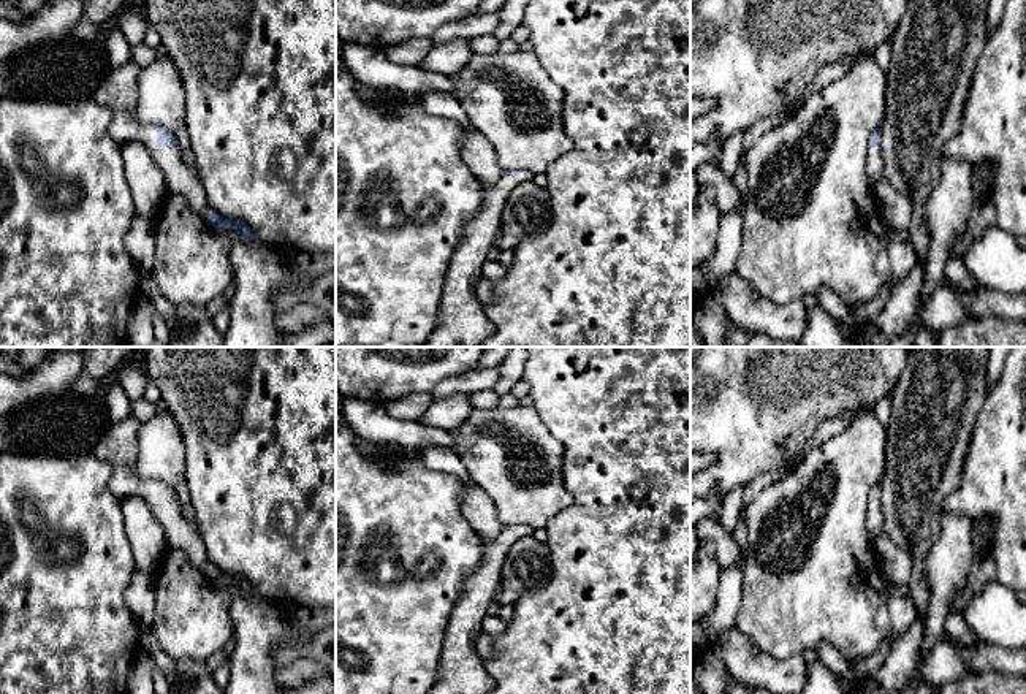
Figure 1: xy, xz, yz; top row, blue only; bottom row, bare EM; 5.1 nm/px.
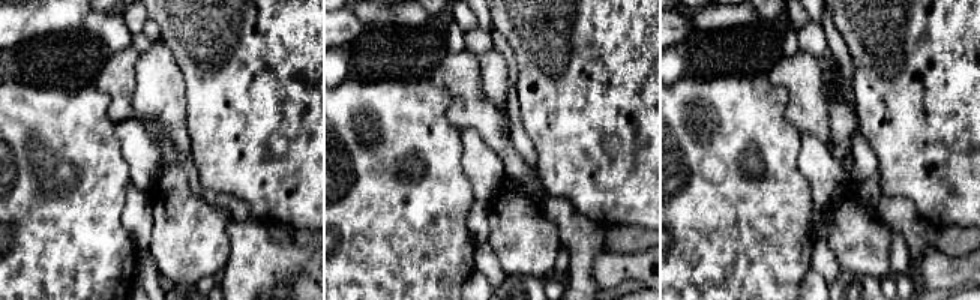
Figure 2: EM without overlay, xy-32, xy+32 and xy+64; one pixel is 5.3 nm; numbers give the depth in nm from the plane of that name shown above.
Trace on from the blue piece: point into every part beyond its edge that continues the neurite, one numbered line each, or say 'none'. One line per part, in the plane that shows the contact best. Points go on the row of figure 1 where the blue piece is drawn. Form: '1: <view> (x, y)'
1: xy (117, 91)

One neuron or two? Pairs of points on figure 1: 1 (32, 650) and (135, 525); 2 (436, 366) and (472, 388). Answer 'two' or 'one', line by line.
1: two
2: two

